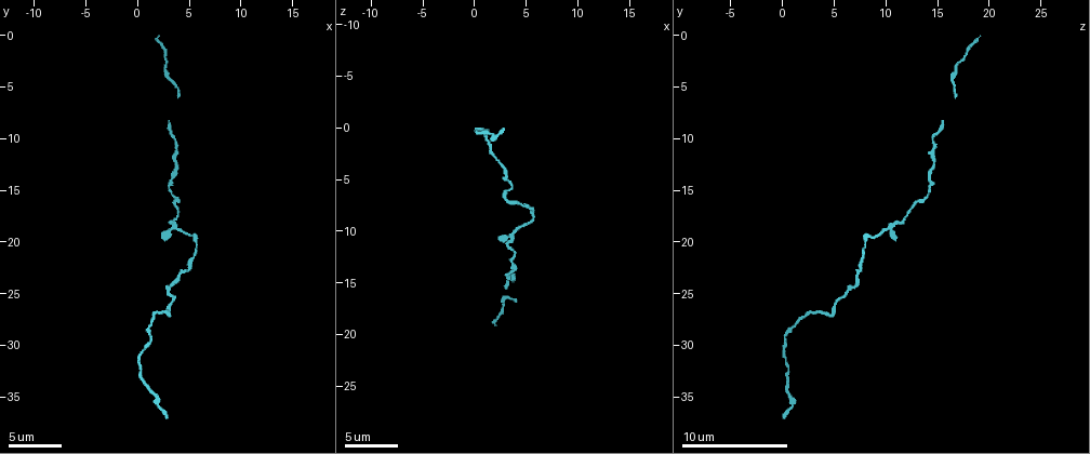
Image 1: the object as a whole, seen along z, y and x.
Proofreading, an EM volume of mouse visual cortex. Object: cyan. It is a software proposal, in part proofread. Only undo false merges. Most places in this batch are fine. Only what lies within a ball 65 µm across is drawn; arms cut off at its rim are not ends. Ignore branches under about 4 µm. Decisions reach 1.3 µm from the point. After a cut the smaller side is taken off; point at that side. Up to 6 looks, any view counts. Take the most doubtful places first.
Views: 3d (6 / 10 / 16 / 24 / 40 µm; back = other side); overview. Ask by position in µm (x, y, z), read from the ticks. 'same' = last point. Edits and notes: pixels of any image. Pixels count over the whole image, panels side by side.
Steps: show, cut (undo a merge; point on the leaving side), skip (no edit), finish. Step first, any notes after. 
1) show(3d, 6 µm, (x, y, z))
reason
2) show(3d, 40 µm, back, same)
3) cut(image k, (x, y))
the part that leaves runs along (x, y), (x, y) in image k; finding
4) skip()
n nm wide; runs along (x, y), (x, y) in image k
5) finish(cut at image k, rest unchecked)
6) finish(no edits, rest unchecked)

show(3d, 10 µm, (3.4, 18.4, 11.6))

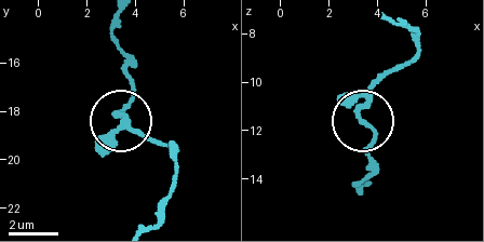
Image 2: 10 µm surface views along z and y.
show(3d, 6 µm, (3.3, 18.2, 11.5))

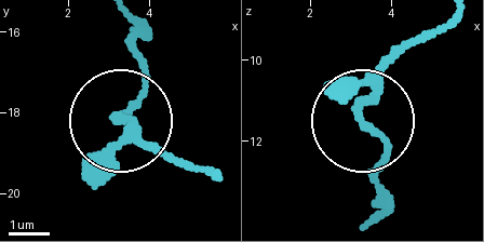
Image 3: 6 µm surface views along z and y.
skip()
runs along (196, 166), (169, 159), (120, 121), (147, 74), (144, 36) in image 3; all the same neuron

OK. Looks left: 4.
show(3d, 10 µm, (3.8, 11.6, 14.4))
thick turns thin

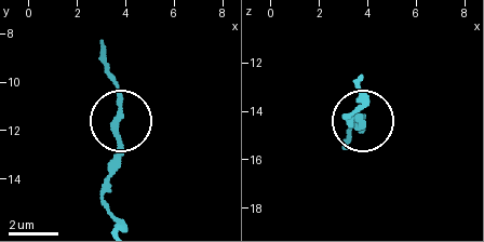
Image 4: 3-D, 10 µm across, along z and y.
skip()
runs along (117, 220), (99, 190), (119, 140), (119, 97), (106, 55) in image 4; all the same neuron

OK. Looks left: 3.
show(3d, 16 µm, (2.8, 24.8, 6.0))
thick turns thin

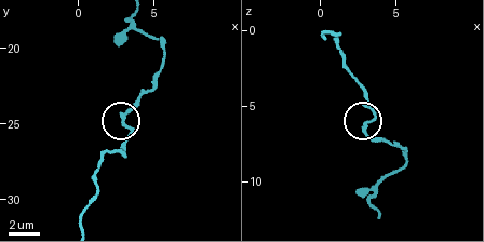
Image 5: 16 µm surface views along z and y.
show(3d, 6 µm, (3.0, 24.8, 6.0))

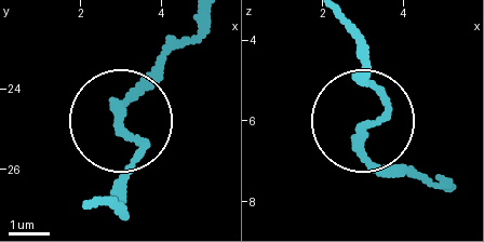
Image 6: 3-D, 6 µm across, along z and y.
skip()
one neuron here

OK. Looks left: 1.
finish(no edits, rest unchecked)

